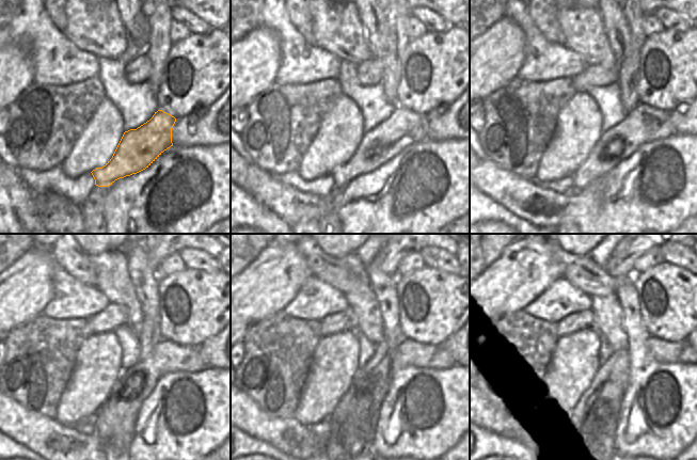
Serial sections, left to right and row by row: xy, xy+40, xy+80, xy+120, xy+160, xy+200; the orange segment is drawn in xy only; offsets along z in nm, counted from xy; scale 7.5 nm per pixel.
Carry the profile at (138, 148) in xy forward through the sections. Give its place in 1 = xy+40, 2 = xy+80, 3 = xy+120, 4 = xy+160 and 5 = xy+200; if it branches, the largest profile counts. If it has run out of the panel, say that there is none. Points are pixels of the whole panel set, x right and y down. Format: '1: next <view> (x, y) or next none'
1: next xy+40 (405, 127)
2: next xy+80 (645, 124)
3: next xy+120 (135, 384)
4: next xy+160 (410, 352)
5: next xy+200 (680, 352)

